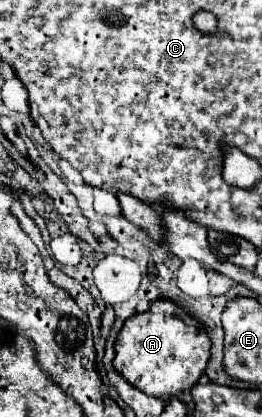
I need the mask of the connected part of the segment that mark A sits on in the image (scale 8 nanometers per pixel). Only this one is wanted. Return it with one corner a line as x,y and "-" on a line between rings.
159,299
153,301
145,313
135,313
133,317
129,317
129,321
125,321
115,341
117,355
113,359
113,367
117,369
117,373
121,373
131,385
141,389
143,393
151,397
169,399
179,395
181,391
189,391
199,381
209,361
209,351
211,351
211,337
205,333
205,329
191,315
187,315
177,303
169,299

